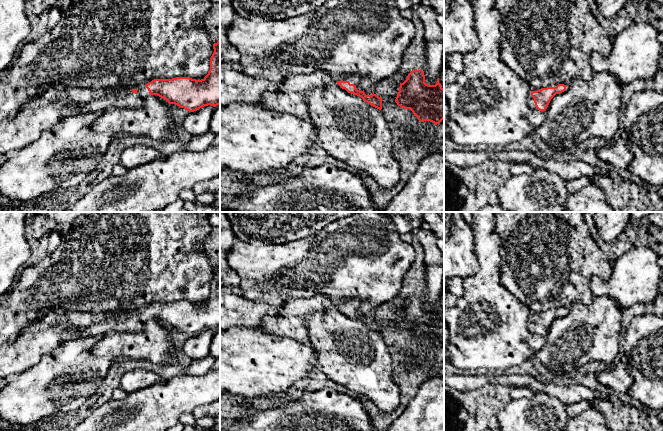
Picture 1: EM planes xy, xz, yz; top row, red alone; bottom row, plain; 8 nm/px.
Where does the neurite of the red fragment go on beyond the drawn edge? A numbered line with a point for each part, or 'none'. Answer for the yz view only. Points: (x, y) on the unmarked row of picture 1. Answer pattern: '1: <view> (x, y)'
1: yz (530, 325)

